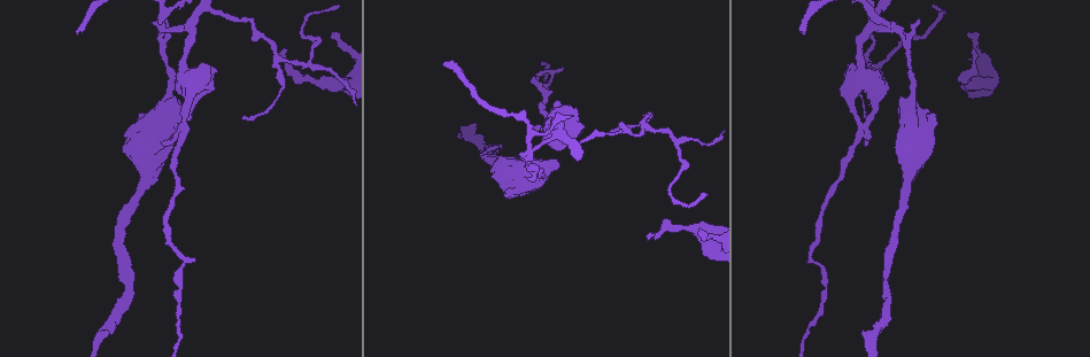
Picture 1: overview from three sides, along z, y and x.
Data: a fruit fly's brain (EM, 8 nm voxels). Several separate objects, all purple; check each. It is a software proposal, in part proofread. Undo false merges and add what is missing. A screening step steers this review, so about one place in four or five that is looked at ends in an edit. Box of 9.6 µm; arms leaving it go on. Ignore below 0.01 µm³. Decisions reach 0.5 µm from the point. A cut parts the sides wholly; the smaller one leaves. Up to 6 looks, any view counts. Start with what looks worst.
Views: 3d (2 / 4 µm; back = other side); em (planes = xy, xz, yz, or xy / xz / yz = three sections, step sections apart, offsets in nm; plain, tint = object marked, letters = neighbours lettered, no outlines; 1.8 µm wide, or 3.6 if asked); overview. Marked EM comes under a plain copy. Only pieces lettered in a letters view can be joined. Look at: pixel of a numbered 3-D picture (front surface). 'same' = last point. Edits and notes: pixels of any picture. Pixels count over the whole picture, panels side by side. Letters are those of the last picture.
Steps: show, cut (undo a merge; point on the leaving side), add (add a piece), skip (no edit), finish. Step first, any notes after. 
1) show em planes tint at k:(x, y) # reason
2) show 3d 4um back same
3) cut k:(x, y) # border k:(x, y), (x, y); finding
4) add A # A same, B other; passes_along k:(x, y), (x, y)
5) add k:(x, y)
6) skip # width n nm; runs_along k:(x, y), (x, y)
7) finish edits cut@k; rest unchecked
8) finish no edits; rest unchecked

show em planes tint at 1:(966, 34) # an open end

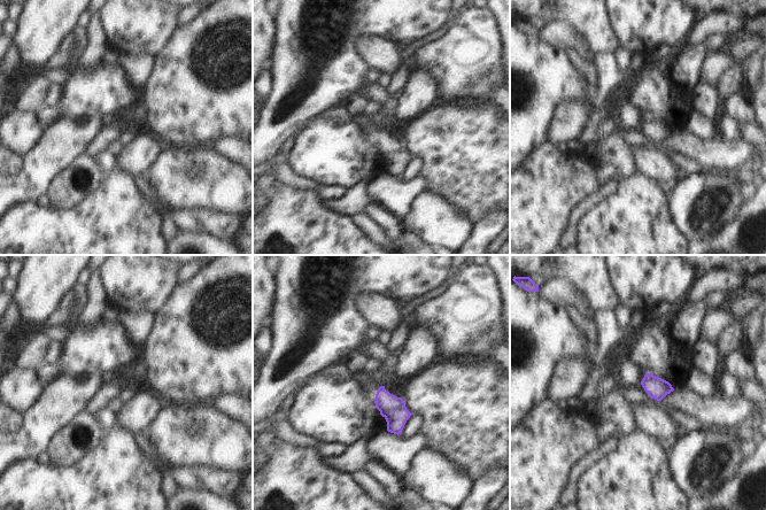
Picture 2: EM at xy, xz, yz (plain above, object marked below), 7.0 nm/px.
show em planes letters same # see the neighbours

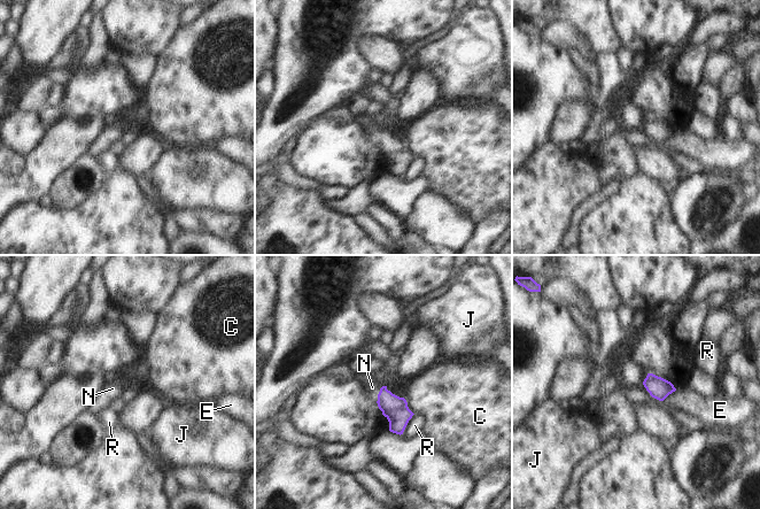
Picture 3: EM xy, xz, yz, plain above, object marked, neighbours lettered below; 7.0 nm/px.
add N # width 150 nm; C other, E other, J other, N same, R other; passes_along 3:(393, 407), (378, 394), (372, 387); the cell continues

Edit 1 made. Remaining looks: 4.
show overview

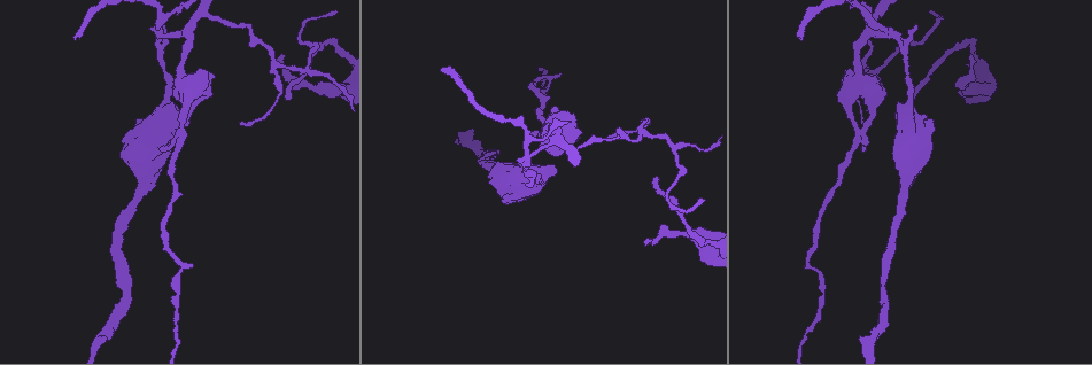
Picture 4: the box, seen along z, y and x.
show em planes letters at 4:(528, 163) # three arms meet

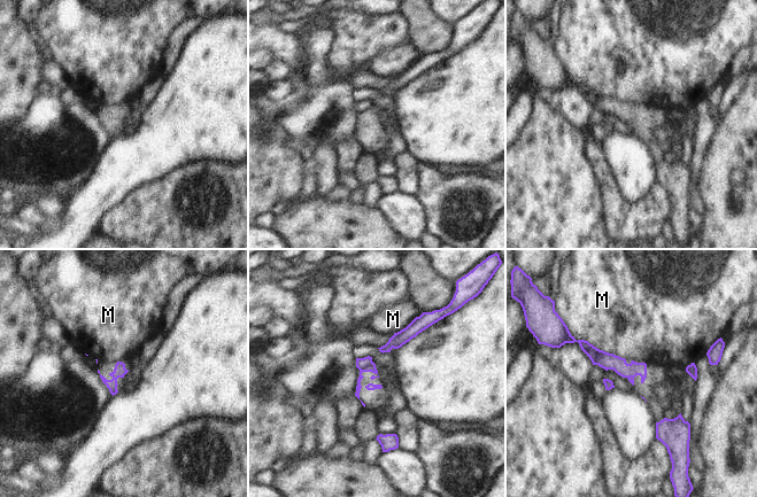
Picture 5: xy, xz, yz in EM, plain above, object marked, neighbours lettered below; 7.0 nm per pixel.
cut 5:(361, 363) # width 90 nm; M other; a second cell is stuck on

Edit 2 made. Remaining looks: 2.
finish edits add@3, cut@5; rest unchecked

